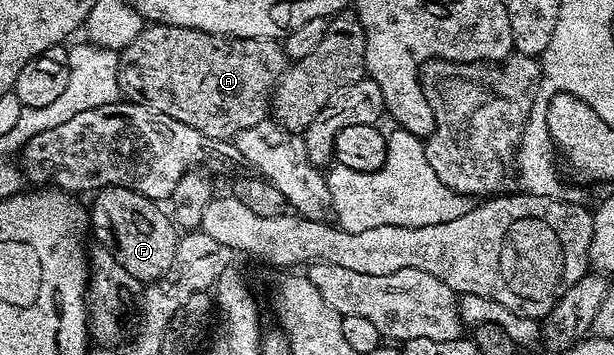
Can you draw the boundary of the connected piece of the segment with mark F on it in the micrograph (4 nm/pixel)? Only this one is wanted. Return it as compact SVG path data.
M111 185L99 188L97 193L92 205L88 207L88 225L91 234L94 233L101 245L110 253L113 261L132 278L142 281L141 283L158 281L172 265L178 238L177 229L168 221L168 217L164 215L157 202L148 200L138 192Z

